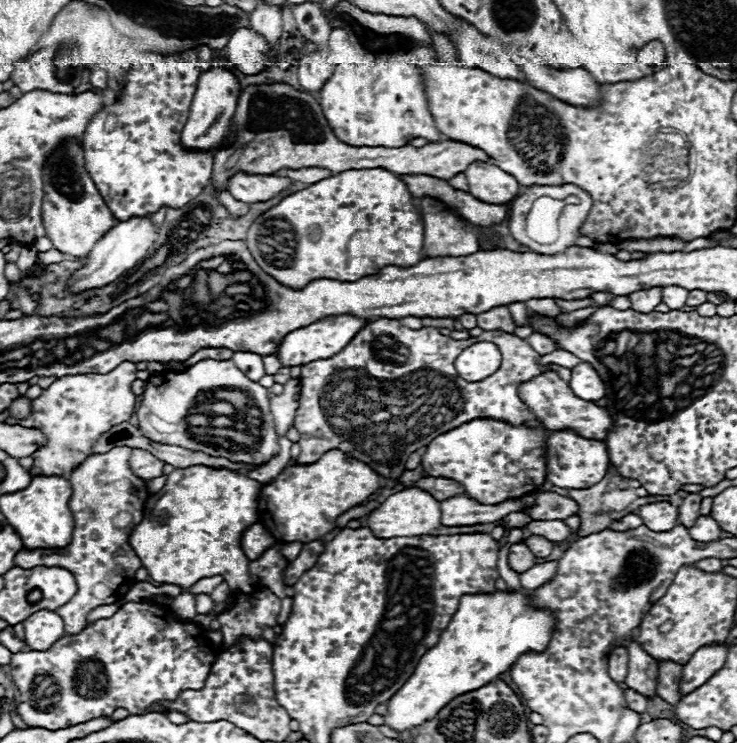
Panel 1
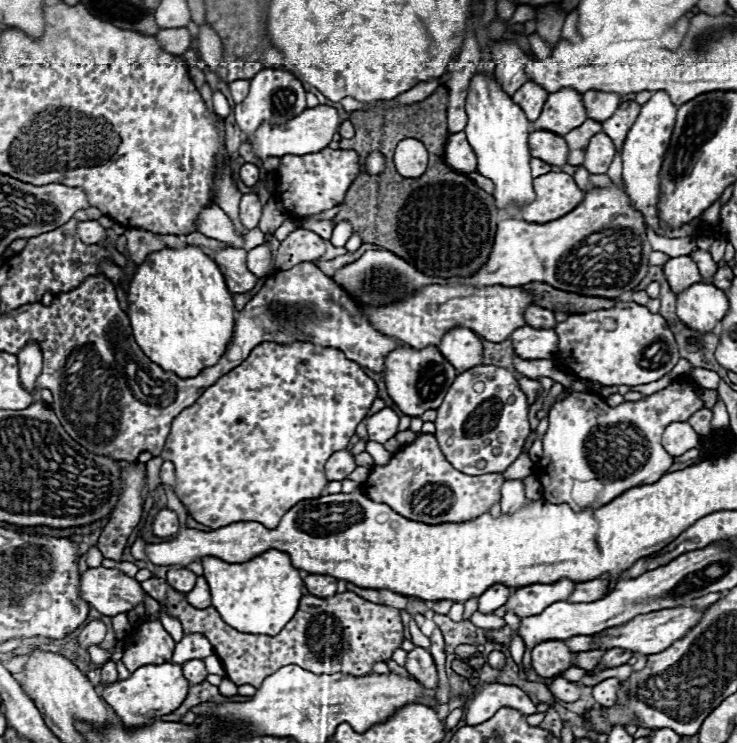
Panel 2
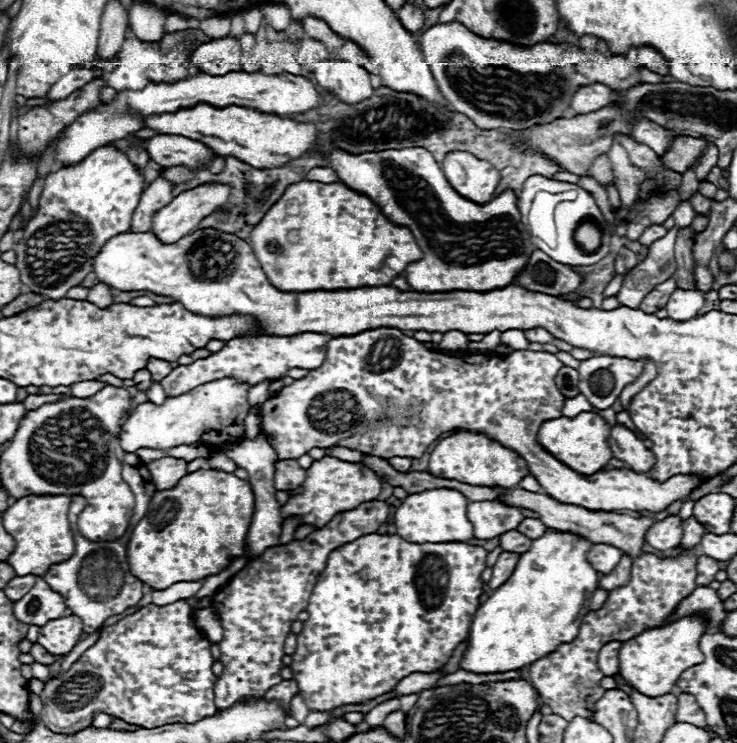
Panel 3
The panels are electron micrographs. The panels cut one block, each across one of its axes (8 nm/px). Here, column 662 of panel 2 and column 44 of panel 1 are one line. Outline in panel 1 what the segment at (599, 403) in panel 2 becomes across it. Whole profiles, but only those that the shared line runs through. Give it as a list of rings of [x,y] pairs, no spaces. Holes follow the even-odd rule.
[[[122,362],[108,374],[68,374],[52,382],[42,394],[32,400],[30,414],[26,418],[6,418],[12,424],[26,424],[30,428],[46,428],[50,444],[34,452],[32,476],[64,476],[72,472],[86,456],[92,454],[92,444],[102,432],[112,426],[122,424],[136,412],[136,394],[132,392],[132,382],[136,380],[136,366],[132,362]]]

